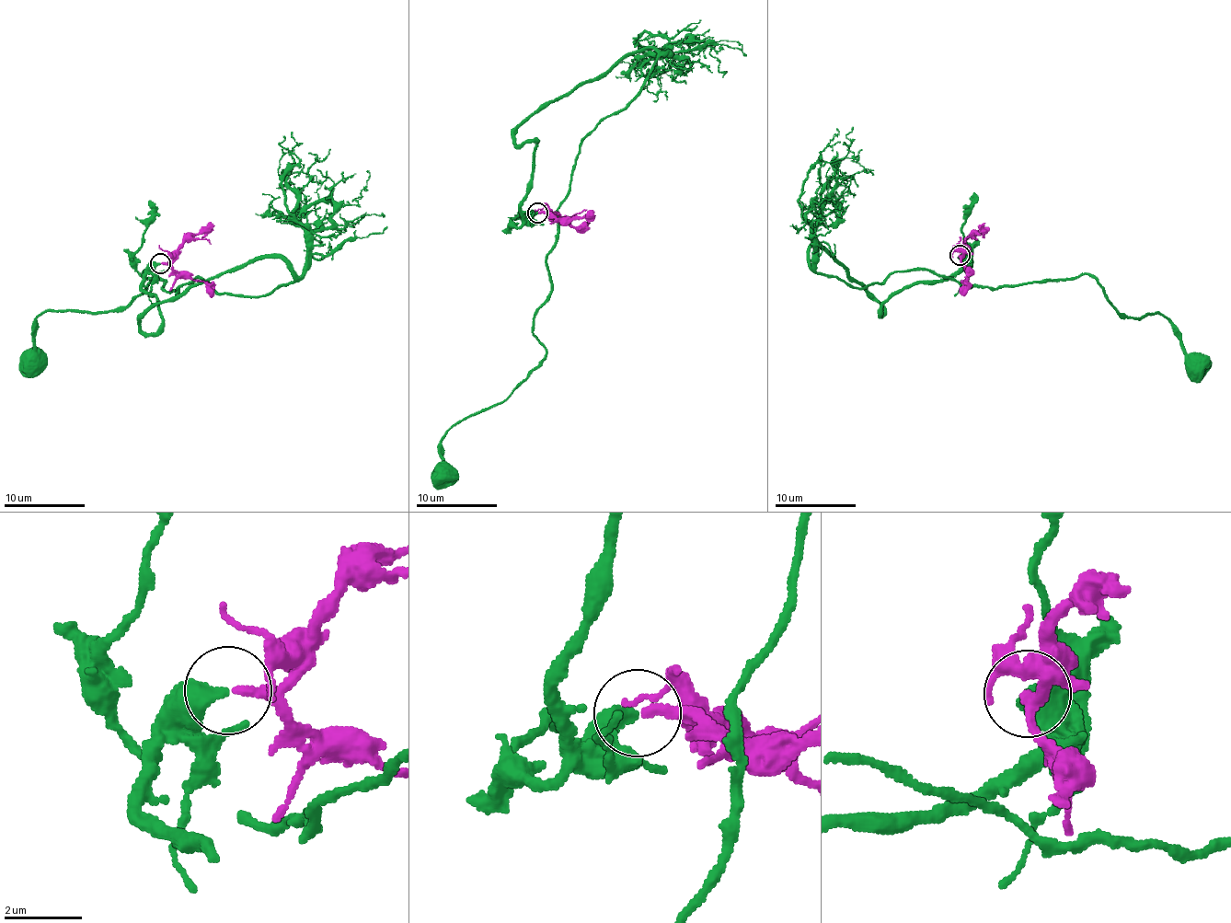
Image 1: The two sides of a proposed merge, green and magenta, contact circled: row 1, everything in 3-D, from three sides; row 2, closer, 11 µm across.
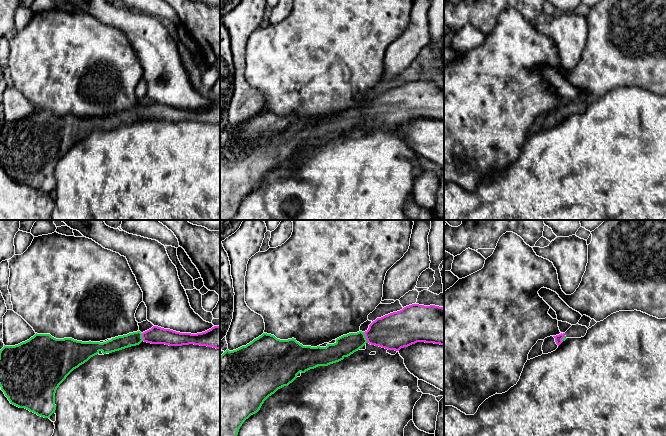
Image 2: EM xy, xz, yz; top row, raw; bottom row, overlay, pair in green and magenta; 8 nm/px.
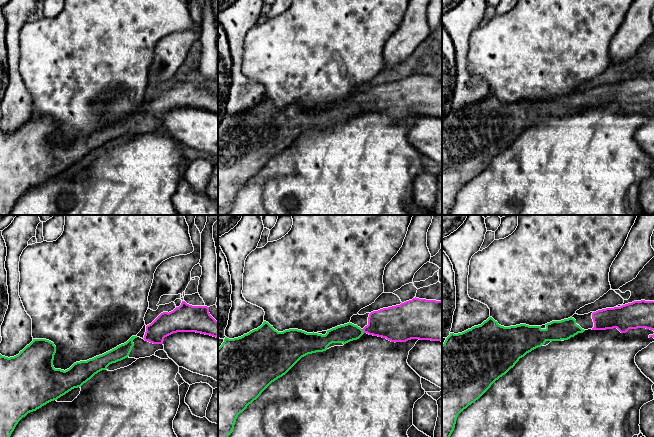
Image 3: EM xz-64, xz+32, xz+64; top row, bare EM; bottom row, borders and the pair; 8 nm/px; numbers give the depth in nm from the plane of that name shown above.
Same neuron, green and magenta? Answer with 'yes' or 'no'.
yes

